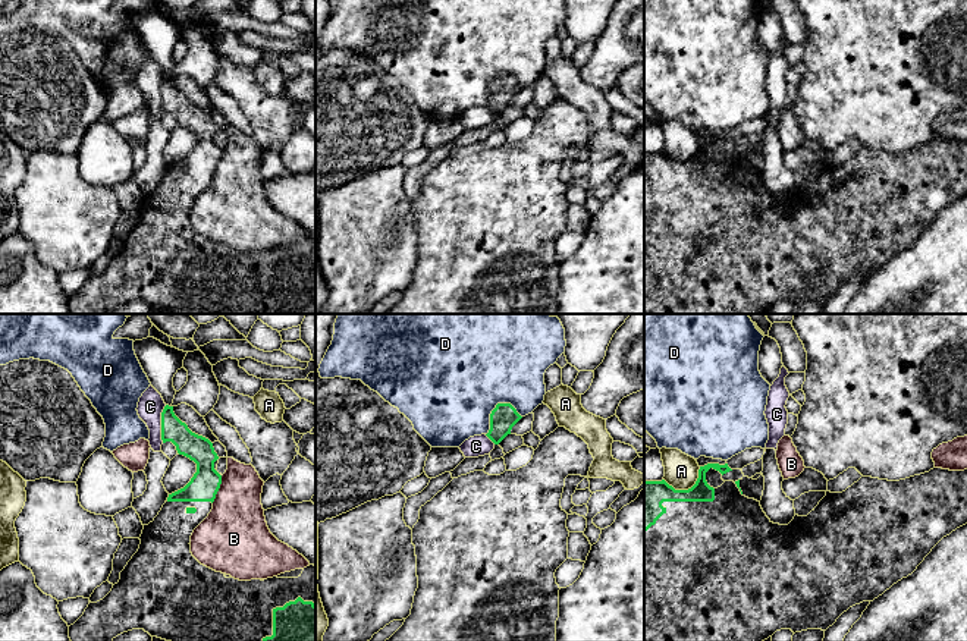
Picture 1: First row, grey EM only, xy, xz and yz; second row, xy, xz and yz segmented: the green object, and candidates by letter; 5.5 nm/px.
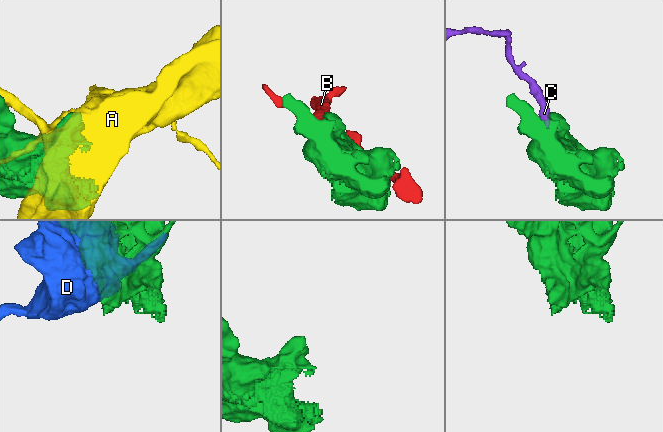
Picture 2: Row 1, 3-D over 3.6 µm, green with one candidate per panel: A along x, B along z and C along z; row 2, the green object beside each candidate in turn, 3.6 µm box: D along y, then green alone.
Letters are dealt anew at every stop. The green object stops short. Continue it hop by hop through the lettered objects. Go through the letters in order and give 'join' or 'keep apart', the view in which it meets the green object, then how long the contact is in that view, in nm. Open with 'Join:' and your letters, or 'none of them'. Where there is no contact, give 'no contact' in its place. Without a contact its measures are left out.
Join: none of them
A: keep apart; contact in yz; length 220 nm
B: keep apart; contact in xy; length 160 nm
C: keep apart; contact in xy; length 200 nm
D: keep apart; contact in xz; length 220 nm

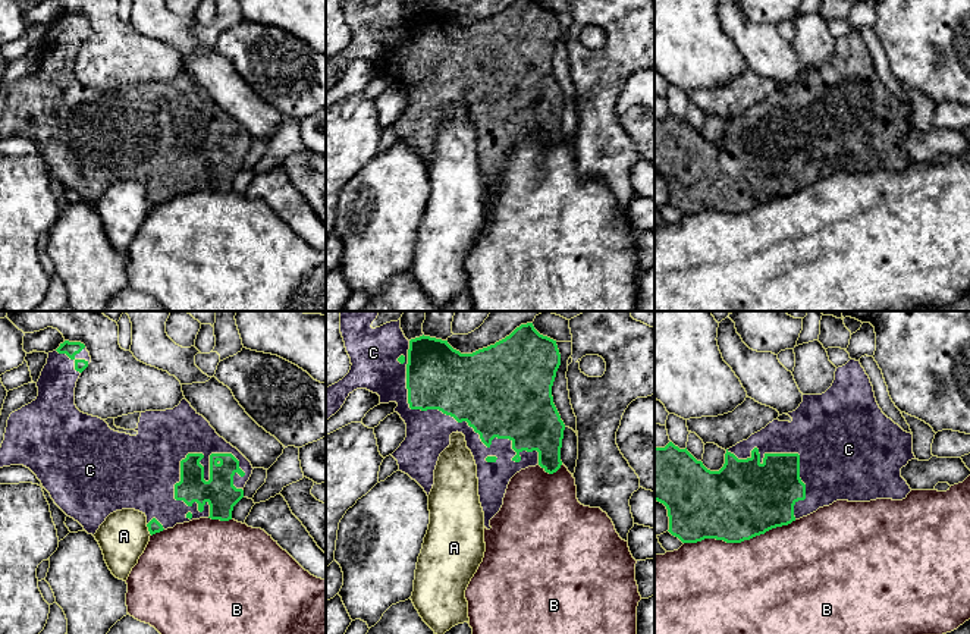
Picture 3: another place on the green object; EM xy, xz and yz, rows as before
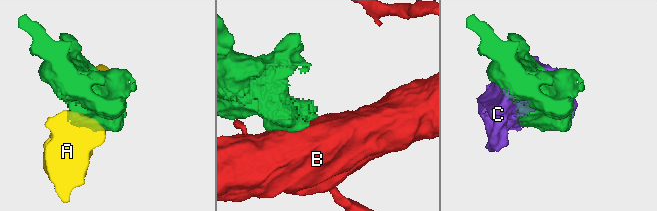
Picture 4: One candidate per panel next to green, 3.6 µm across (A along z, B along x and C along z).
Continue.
Join: C
A: keep apart; contact in xy; length 70 nm
B: keep apart; contact in yz; length 650 nm
C: join; contact in xz; length 1000 nm

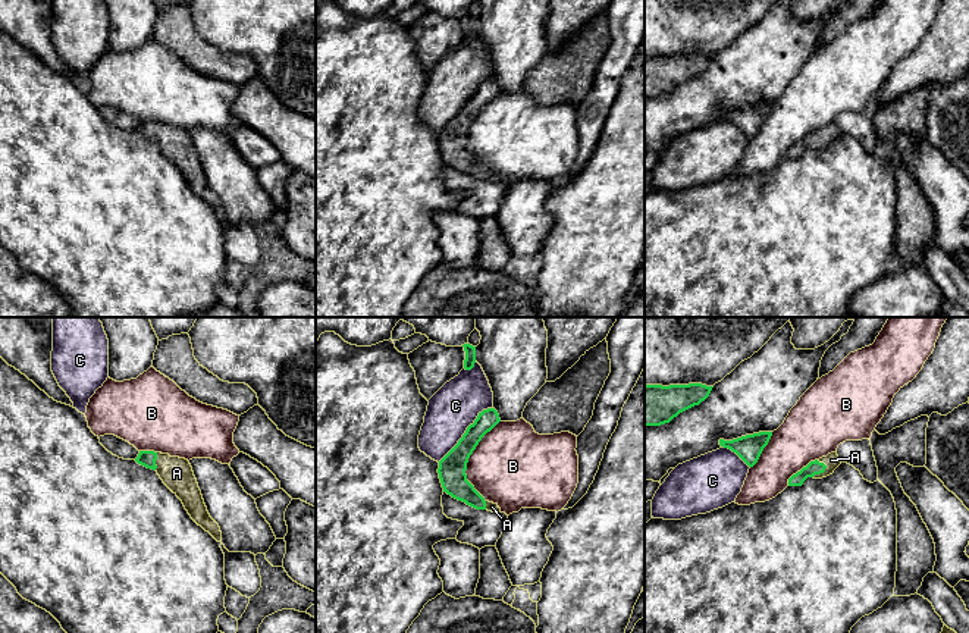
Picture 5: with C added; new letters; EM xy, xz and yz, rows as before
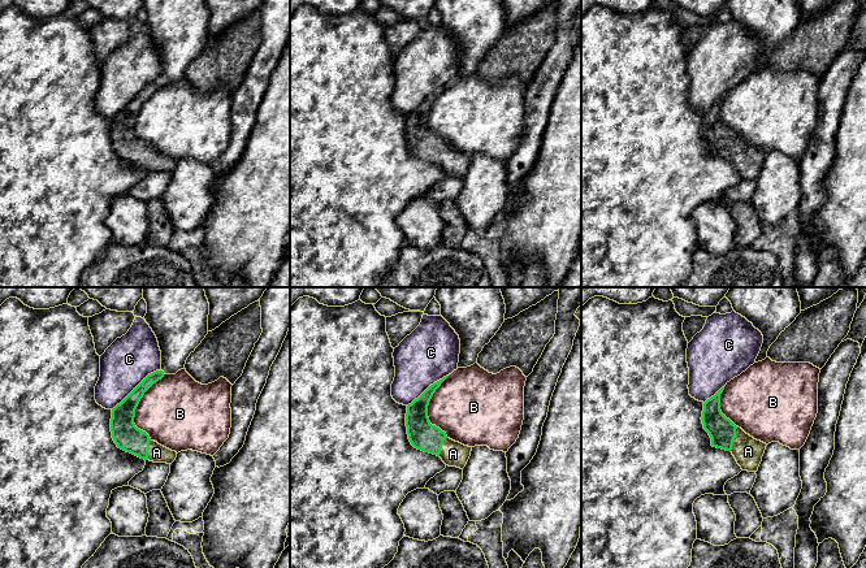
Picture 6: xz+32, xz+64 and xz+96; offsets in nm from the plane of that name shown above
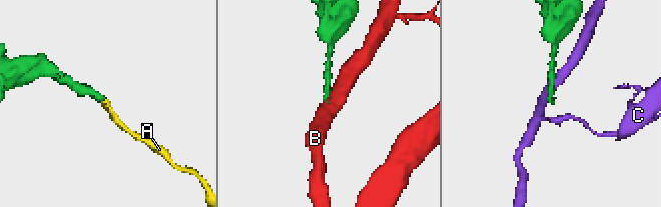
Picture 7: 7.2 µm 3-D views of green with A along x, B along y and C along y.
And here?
Join: A
A: join; contact in yz; length 110 nm
B: keep apart; contact in xz; length 460 nm
C: keep apart; contact in xz; length 420 nm

